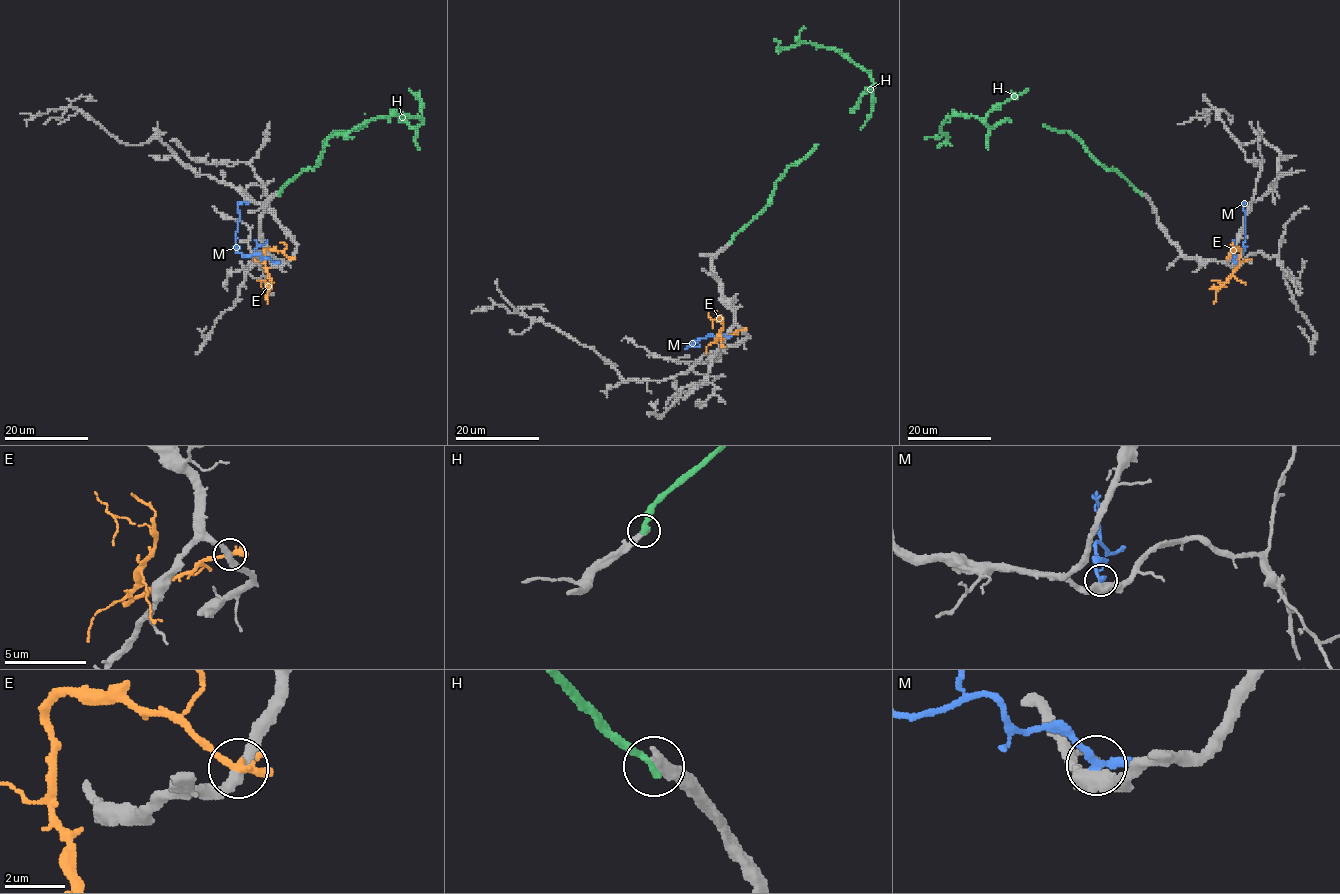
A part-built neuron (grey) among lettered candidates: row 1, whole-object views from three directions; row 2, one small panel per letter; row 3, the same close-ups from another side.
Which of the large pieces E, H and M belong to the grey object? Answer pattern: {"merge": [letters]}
{"merge": []}

